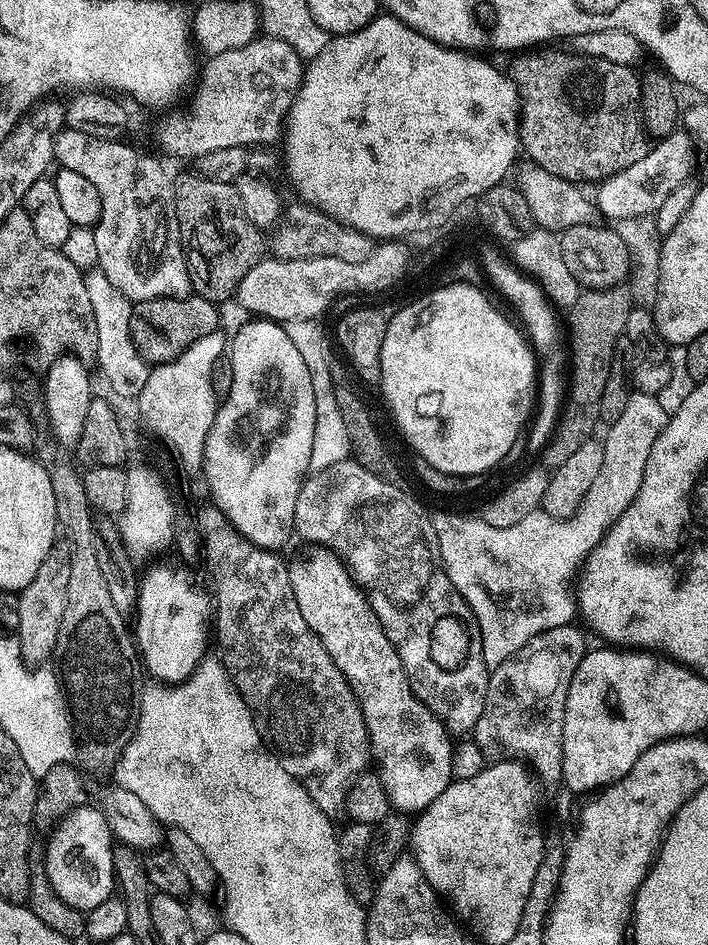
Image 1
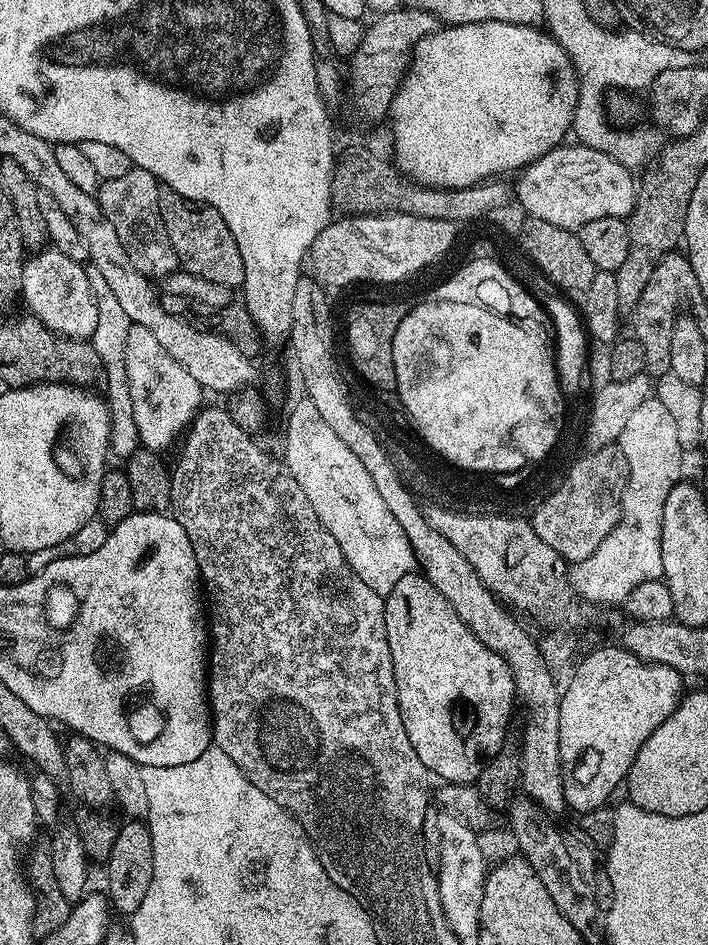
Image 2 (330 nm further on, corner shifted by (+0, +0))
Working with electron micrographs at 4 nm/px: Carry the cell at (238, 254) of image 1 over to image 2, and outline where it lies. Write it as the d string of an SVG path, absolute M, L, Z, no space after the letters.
M161 187L158 206L162 210L162 222L166 226L168 237L174 246L174 254L180 259L180 268L183 271L194 274L198 278L206 278L206 282L218 282L218 286L226 286L233 290L239 289L243 285L242 254L238 254L238 242L234 238L234 234L230 234L230 226L226 226L222 214L218 214L218 210L214 210L208 204L194 202L190 198L182 198L182 194L166 187Z

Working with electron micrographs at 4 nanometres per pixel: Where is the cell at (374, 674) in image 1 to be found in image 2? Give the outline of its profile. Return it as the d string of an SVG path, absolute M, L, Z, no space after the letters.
M409 574L398 578L394 590L390 590L390 594L386 597L384 613L386 614L386 634L390 642L390 654L394 662L394 682L398 690L398 706L402 710L402 722L406 726L406 734L410 734L410 742L418 758L422 758L422 766L426 766L433 777L441 776L439 778L441 781L450 784L473 783L482 774L488 759L491 756L497 756L506 743L504 735L508 732L508 719L512 716L512 704L514 708L517 703L516 687L514 678L510 674L510 666L506 666L506 662L498 654L494 654L494 650L482 646L482 642L470 630L470 626L466 626L466 622L458 618L454 606L450 606L450 602L442 598L438 590L434 590L432 583L423 574Z

